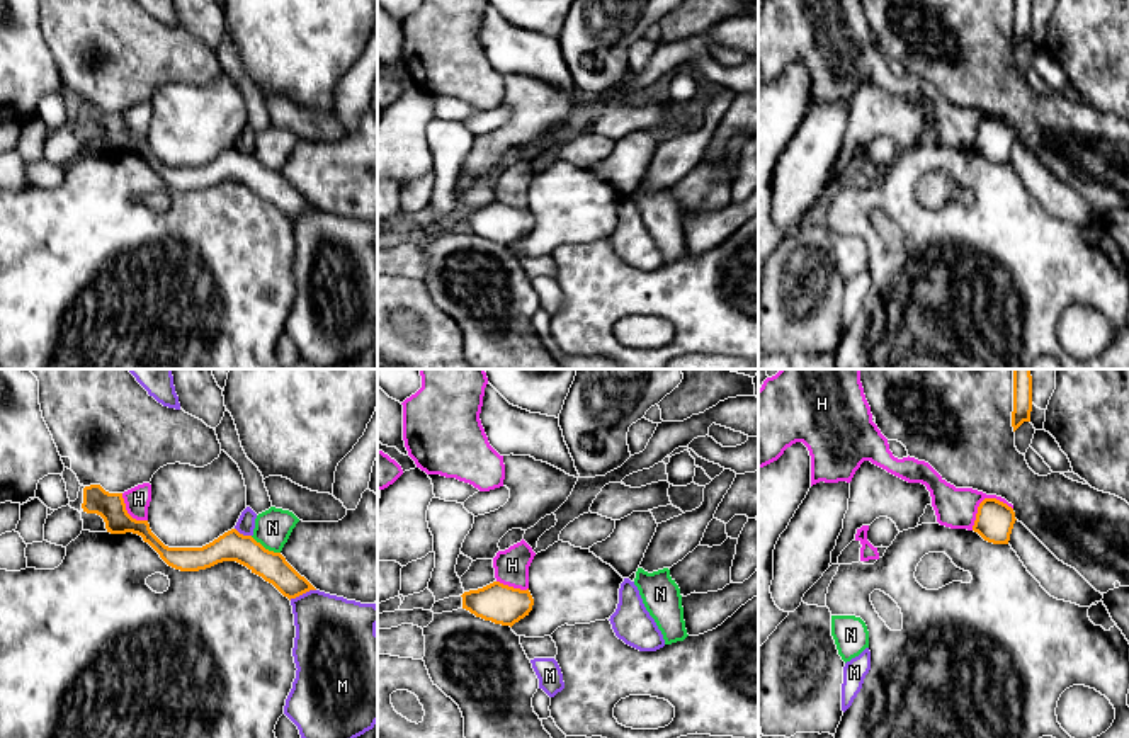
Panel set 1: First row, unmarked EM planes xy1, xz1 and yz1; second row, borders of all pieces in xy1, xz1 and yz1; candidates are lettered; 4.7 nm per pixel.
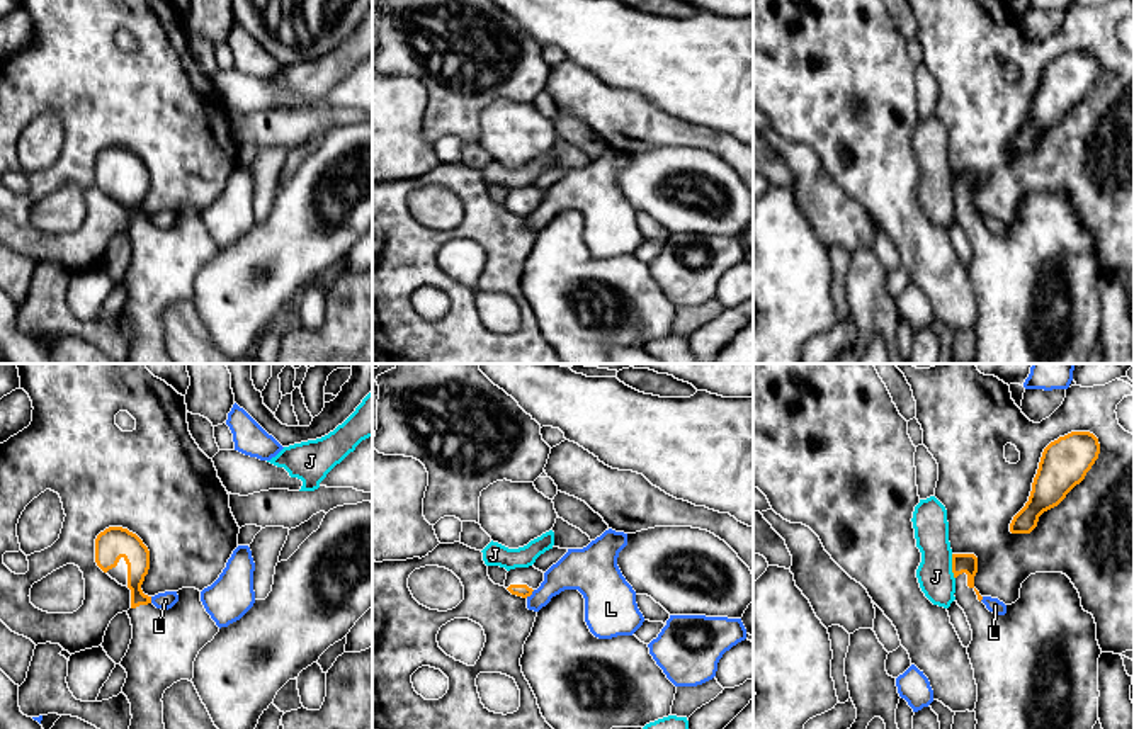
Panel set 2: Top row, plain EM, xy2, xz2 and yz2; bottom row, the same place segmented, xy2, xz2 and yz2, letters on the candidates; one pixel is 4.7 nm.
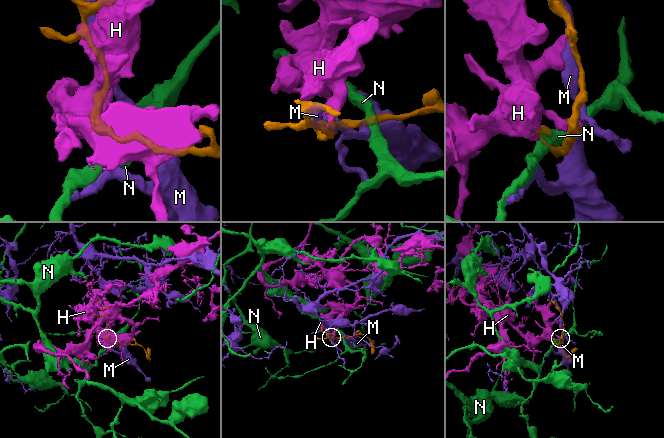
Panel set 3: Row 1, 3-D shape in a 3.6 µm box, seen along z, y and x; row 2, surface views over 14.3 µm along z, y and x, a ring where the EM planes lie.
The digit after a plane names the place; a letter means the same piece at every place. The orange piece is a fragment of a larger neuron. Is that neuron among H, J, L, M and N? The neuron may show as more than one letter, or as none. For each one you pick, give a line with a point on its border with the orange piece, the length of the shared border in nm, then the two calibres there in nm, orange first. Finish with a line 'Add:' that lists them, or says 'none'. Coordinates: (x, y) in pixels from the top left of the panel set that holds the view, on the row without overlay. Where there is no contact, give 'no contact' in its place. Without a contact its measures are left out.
Add: none

